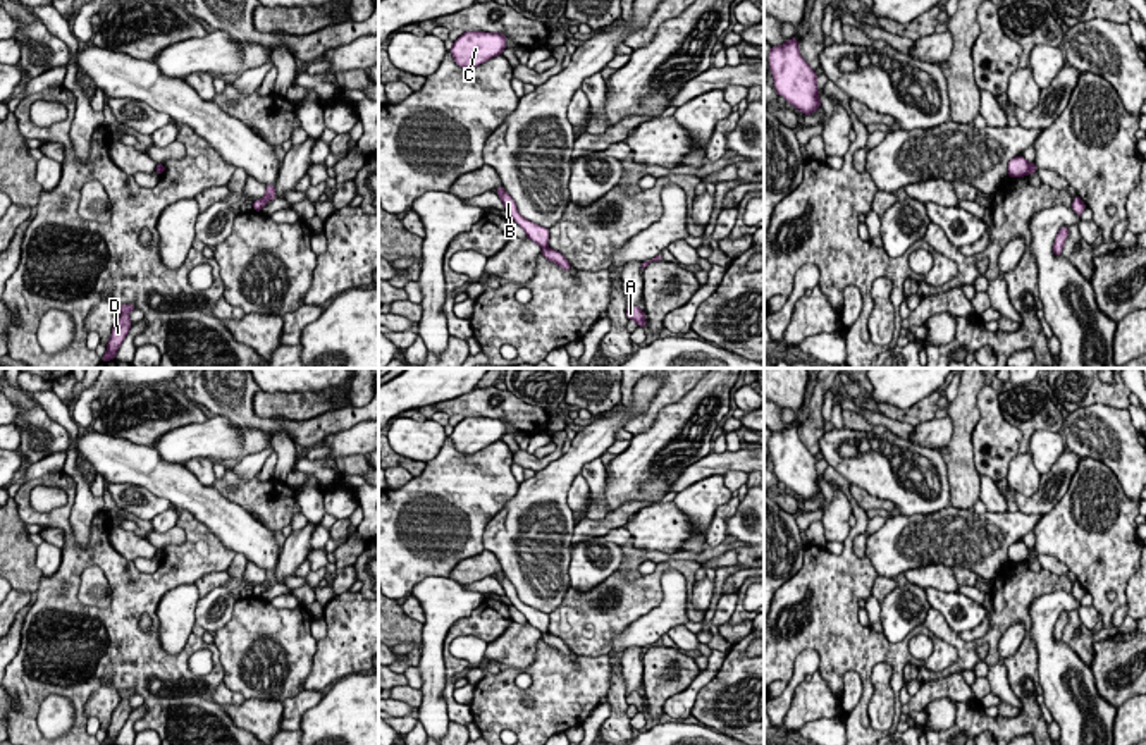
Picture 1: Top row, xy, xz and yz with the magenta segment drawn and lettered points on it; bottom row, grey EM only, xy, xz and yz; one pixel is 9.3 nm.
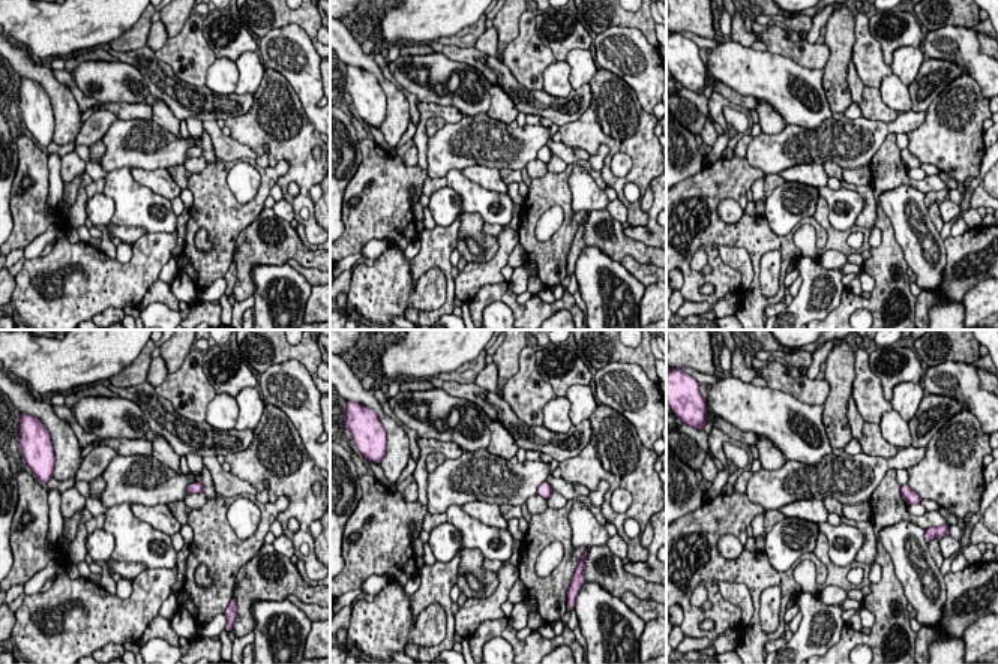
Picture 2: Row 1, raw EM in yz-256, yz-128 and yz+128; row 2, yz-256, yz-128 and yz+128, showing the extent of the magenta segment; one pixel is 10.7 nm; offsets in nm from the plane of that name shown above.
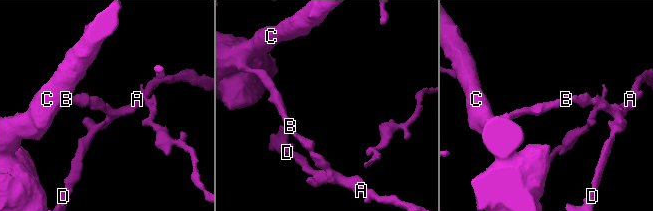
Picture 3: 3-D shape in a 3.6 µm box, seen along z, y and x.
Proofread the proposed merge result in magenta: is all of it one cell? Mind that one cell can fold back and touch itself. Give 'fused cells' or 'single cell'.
fused cells

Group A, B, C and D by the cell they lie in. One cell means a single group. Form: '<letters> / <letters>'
A D / B C

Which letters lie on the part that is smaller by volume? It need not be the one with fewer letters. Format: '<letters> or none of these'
A, D

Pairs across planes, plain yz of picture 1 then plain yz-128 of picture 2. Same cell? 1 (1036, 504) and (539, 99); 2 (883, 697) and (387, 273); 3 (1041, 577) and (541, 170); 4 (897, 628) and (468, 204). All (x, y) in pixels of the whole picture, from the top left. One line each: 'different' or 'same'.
1: same
2: same
3: different
4: different

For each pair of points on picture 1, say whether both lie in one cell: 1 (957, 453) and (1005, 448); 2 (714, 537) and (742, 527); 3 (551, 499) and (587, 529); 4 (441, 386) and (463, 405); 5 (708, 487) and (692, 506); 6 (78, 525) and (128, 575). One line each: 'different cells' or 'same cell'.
1: different cells
2: different cells
3: different cells
4: different cells
5: same cell
6: different cells

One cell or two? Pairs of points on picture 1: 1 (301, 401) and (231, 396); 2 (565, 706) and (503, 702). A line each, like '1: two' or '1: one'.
1: two
2: one

